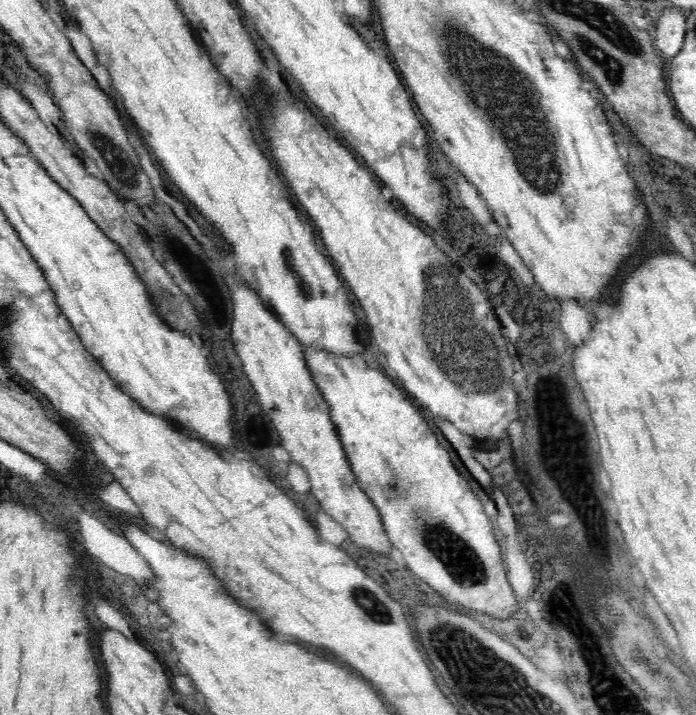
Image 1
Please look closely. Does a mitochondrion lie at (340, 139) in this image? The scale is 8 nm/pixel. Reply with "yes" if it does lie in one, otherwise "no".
no

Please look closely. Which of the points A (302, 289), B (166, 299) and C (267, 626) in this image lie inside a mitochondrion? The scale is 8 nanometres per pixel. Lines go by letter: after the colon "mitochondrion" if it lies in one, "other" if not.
A: mitochondrion
B: mitochondrion
C: other

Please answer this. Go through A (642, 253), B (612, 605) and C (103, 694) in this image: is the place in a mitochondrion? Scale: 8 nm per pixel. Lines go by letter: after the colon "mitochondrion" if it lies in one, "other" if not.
A: other
B: mitochondrion
C: other

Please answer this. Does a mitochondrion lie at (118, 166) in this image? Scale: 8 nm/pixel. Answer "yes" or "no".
yes

